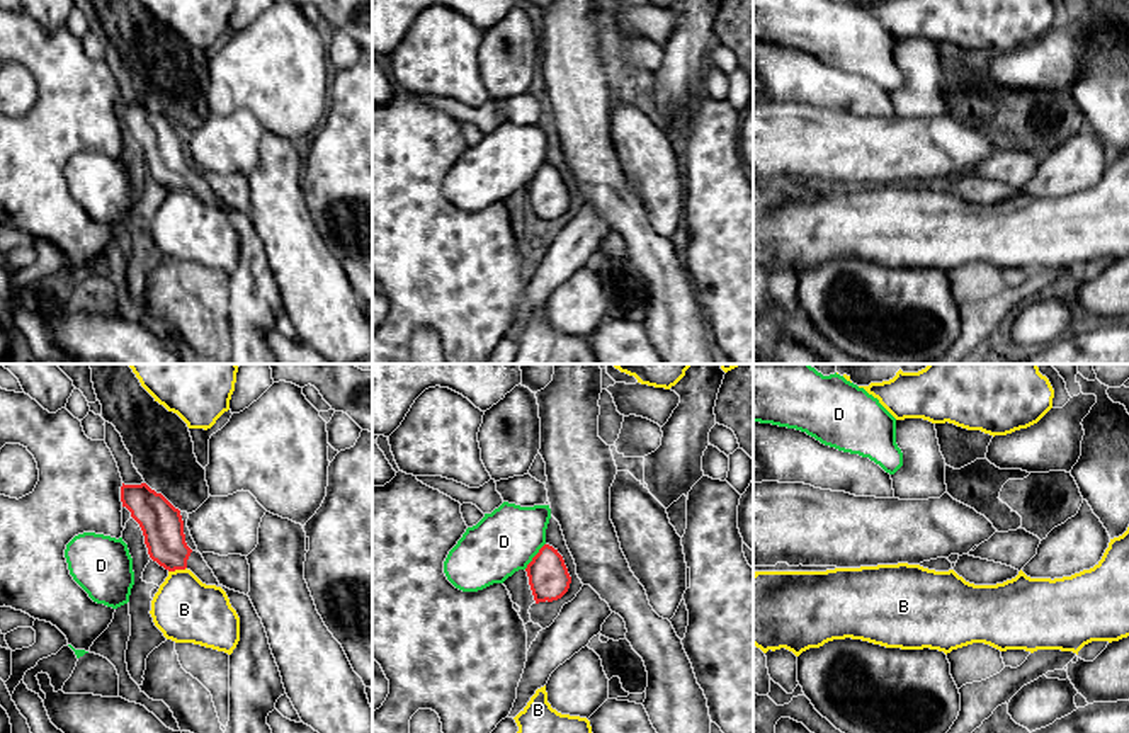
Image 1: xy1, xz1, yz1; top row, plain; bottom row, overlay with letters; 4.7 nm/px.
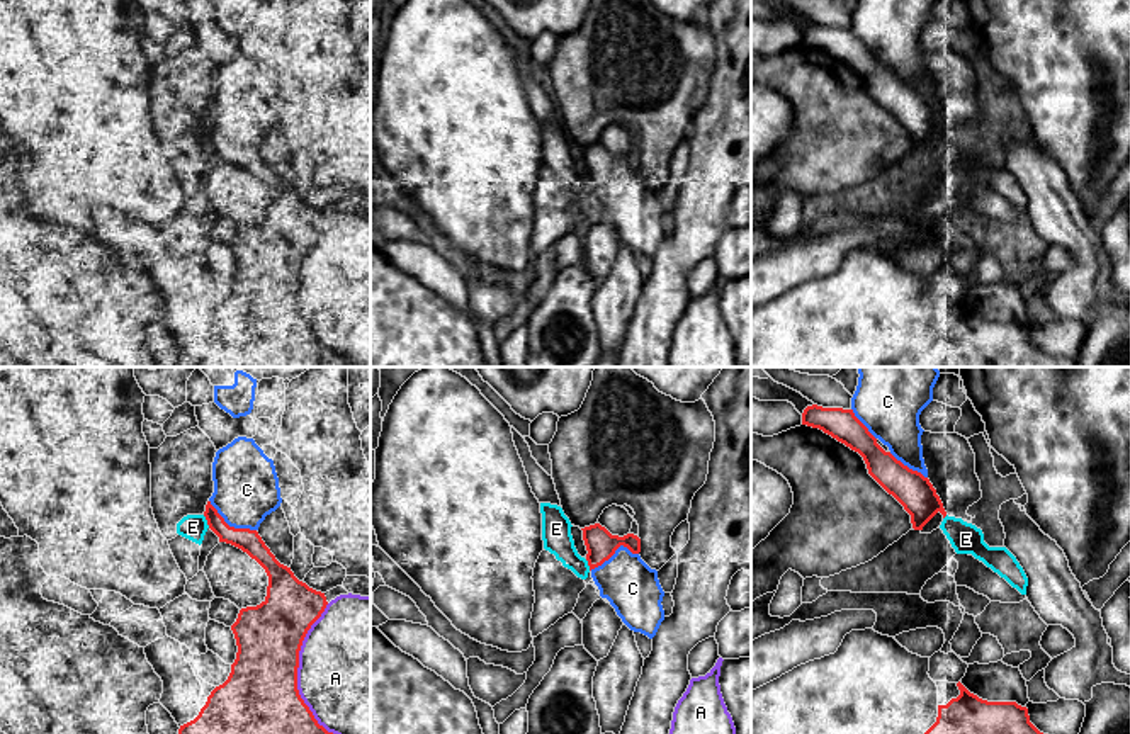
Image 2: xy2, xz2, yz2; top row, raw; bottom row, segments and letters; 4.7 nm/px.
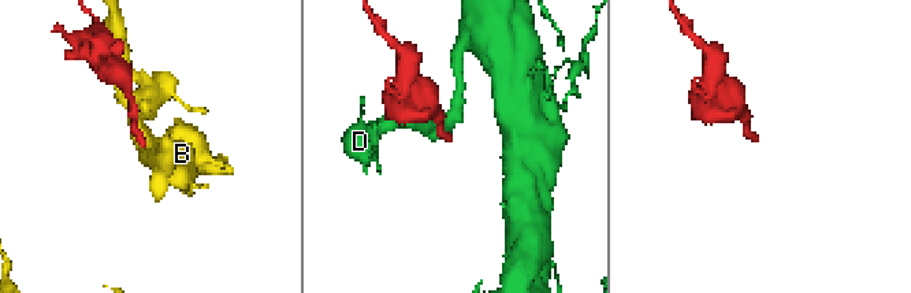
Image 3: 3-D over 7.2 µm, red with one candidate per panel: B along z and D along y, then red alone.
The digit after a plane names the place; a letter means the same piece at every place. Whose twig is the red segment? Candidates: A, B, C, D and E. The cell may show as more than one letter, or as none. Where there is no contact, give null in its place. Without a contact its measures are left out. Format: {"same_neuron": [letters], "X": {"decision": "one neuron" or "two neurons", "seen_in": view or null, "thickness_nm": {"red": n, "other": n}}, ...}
{"same_neuron": [], "A": {"decision": "two neurons", "seen_in": "xy2", "thickness_nm": {"red": 420, "other": 480}}, "B": {"decision": "two neurons", "seen_in": "xy1", "thickness_nm": {"red": 200, "other": 300}}, "C": {"decision": "two neurons", "seen_in": "xy2", "thickness_nm": {"red": 110, "other": 300}}, "D": {"decision": "two neurons", "seen_in": "xz1", "thickness_nm": {"red": 190, "other": 300}}, "E": {"decision": "two neurons", "seen_in": "xy2", "thickness_nm": {"red": 110, "other": 120}}}

